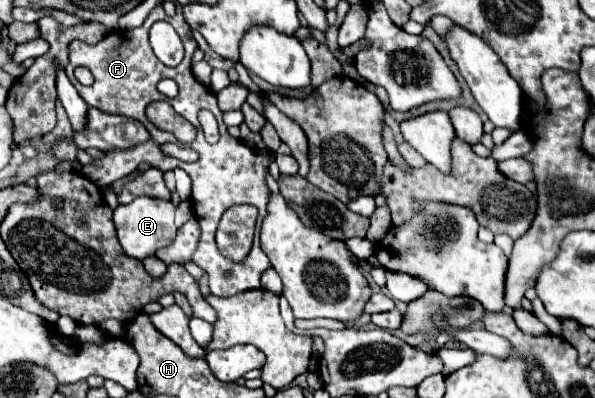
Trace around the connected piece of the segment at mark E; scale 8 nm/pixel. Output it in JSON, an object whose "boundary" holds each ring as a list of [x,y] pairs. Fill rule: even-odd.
{"boundary":[[[139,196],[135,198],[135,202],[125,204],[125,206],[117,206],[113,210],[113,222],[117,228],[117,236],[119,242],[123,246],[123,250],[137,260],[143,260],[145,256],[155,254],[155,250],[169,246],[175,240],[175,206],[173,202],[167,200],[159,200],[159,198],[149,198],[149,196]]]}

